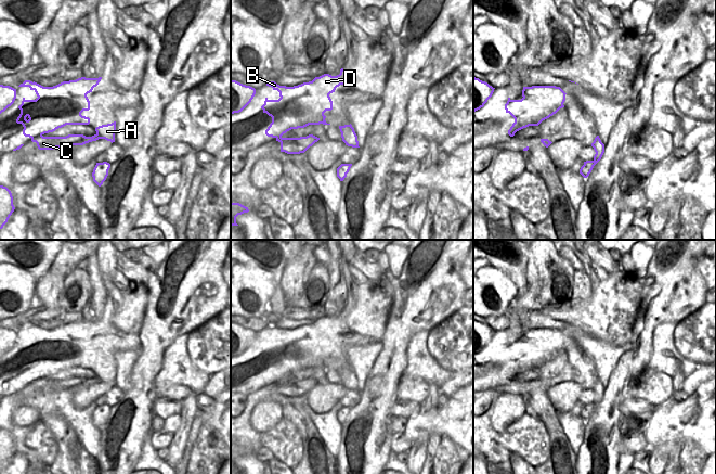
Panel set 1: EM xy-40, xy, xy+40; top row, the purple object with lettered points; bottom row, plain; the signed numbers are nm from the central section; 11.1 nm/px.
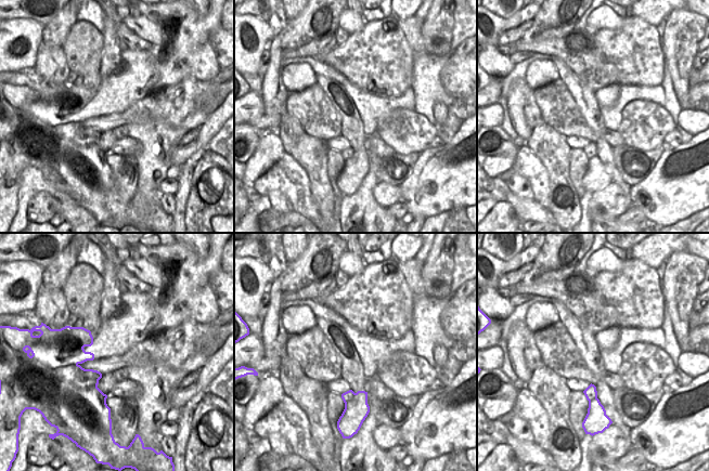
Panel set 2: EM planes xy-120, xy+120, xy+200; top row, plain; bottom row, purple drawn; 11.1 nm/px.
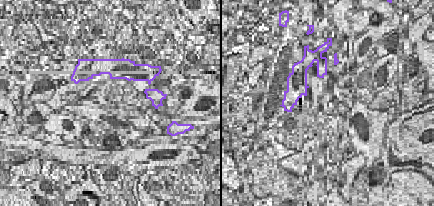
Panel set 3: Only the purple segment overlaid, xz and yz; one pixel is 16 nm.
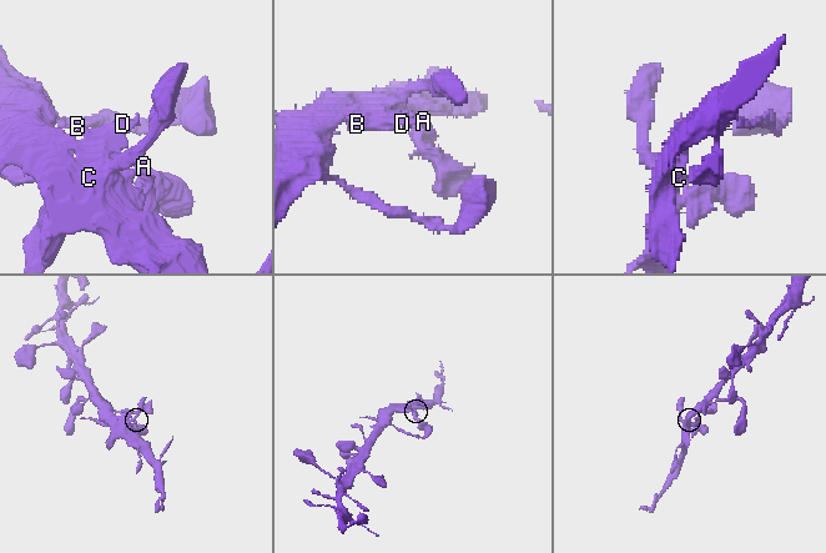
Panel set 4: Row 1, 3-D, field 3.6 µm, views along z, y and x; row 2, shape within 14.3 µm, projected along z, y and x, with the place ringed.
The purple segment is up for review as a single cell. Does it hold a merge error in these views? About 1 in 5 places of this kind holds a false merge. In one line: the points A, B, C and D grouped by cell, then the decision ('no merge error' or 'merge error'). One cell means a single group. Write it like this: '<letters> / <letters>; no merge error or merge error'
A B C D; no merge error

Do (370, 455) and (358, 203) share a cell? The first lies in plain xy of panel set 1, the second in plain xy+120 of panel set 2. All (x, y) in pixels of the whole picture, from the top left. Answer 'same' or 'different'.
same

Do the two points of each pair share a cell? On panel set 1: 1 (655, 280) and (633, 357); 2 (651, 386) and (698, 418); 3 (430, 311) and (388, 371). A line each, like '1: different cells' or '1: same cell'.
1: same cell
2: different cells
3: same cell

